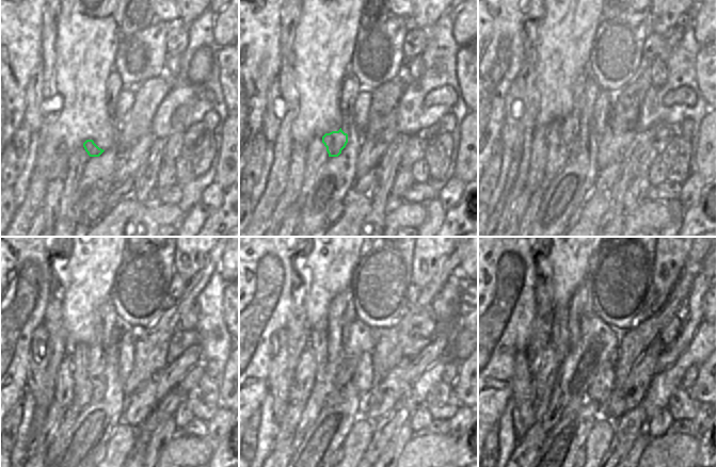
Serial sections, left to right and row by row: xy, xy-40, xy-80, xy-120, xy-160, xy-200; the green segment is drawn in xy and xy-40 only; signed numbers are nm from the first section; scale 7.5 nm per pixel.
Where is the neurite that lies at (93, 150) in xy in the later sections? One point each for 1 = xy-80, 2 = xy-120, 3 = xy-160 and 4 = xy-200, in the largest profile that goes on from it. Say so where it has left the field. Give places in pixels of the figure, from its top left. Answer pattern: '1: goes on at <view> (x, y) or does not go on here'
1: goes on at xy-80 (571, 125)
2: goes on at xy-120 (106, 319)
3: goes on at xy-160 (341, 312)
4: goes on at xy-200 (580, 305)

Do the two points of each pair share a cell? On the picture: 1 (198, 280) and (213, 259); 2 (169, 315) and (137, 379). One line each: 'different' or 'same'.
1: same
2: same

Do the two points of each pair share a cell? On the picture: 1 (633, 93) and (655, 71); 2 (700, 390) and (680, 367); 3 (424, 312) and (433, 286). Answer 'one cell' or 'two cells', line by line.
1: two cells
2: two cells
3: two cells

